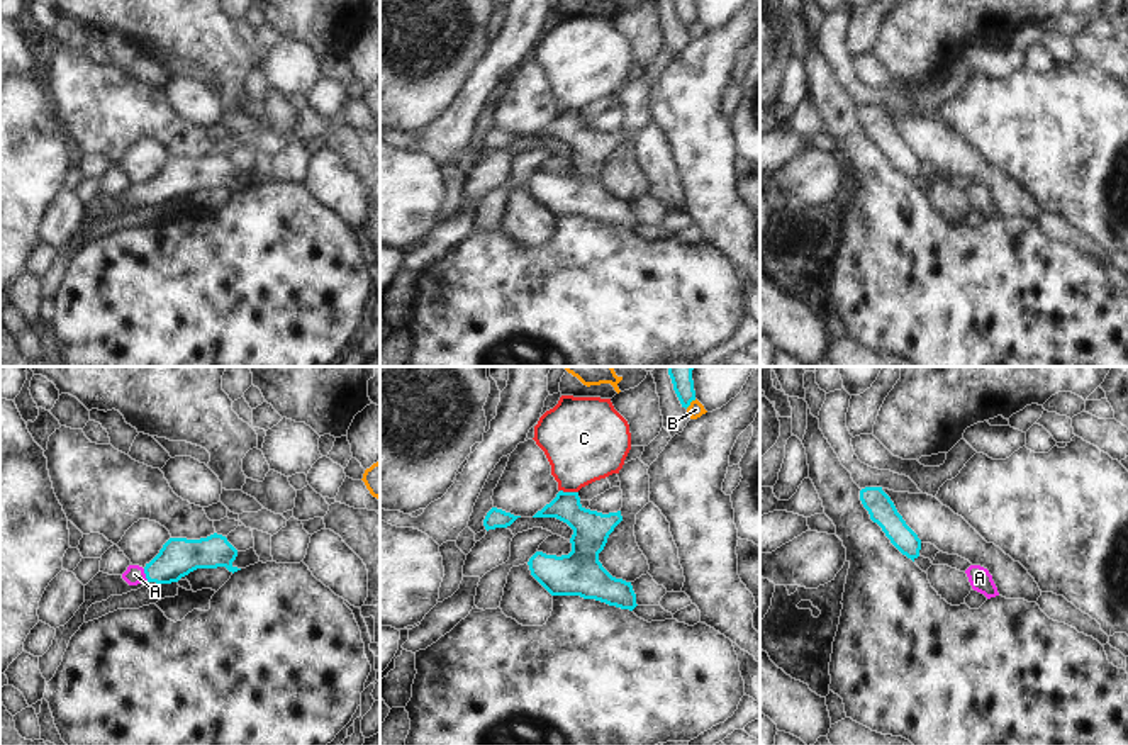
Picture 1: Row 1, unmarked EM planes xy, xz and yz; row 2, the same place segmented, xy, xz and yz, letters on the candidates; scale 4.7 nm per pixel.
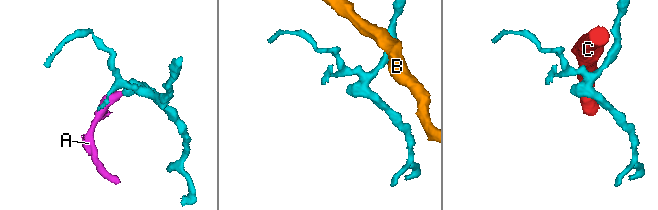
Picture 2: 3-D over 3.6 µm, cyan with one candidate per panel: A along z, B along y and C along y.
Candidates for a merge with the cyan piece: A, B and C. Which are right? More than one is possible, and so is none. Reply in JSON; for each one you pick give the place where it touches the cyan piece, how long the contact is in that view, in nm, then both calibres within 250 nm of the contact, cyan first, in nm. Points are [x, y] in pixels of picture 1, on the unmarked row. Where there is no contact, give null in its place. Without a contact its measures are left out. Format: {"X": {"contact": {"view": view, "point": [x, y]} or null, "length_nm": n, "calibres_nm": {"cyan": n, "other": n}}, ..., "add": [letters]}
{"A": {"contact": {"view": "xy", "point": [145, 192]}, "length_nm": 60, "calibres_nm": {"cyan": 180, "other": 90}}, "add": ["A"]}

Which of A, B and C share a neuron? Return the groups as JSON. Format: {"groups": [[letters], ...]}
{"groups": [["A"], ["B"], ["C"]]}

